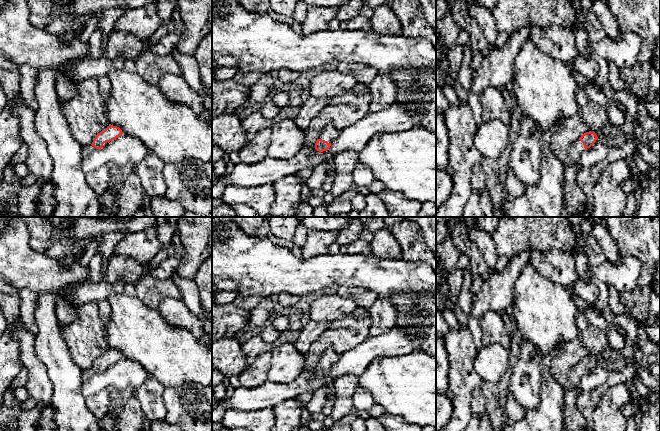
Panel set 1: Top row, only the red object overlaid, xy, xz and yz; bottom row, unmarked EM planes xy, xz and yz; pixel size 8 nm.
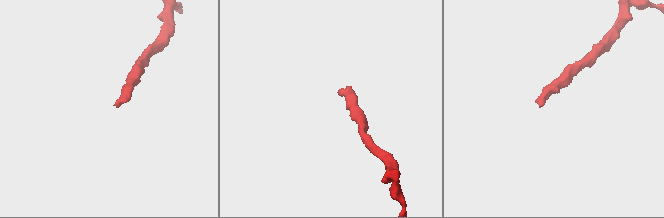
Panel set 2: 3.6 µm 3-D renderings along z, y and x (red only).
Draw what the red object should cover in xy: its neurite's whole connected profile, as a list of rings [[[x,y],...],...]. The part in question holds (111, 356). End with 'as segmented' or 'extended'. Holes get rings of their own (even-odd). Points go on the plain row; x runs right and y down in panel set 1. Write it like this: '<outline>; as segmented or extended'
[[[109,348],[105,354],[95,360],[91,369],[83,370],[82,382],[89,381],[94,374],[105,371],[110,365],[116,363],[122,358],[123,356],[119,351]]]; extended

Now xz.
[[[332,350],[326,351],[317,363],[315,367],[315,373],[319,376],[327,375],[337,359],[338,355],[335,352]]]; extended

